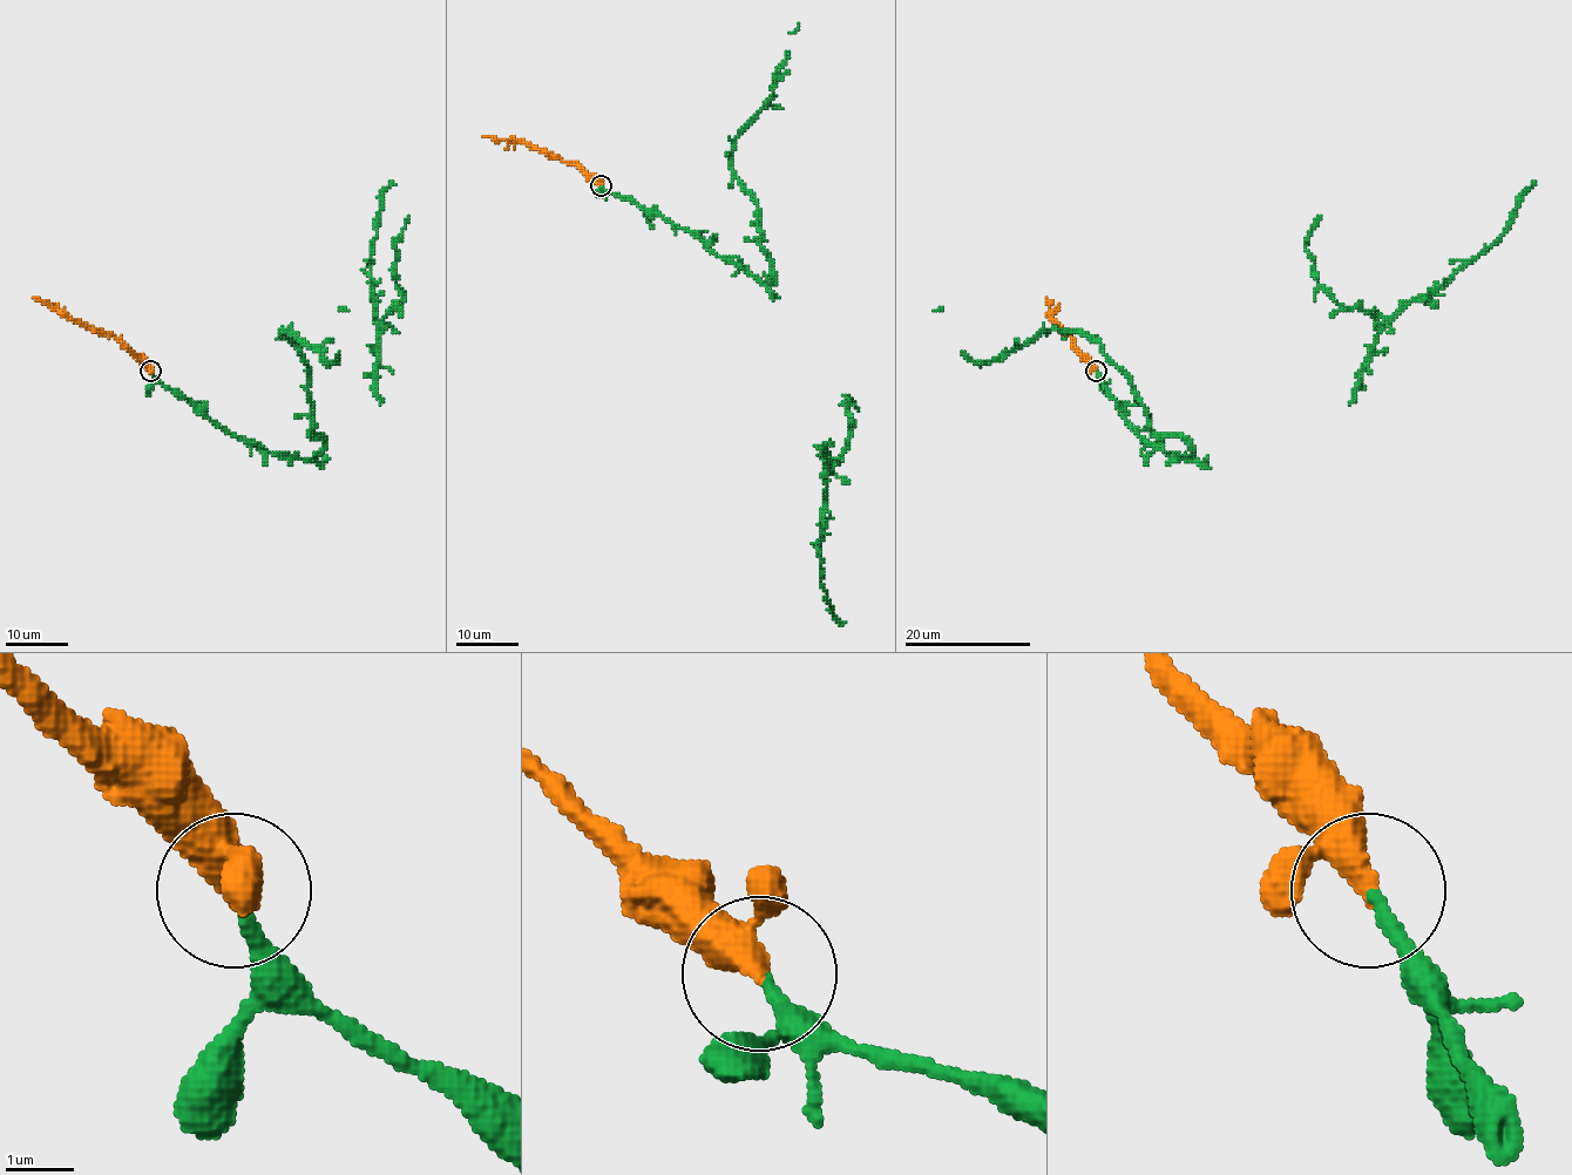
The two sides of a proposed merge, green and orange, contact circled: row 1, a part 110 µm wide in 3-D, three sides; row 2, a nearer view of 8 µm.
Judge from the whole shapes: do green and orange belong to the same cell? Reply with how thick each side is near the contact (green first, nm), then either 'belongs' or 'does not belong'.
200/320 nm | belongs

